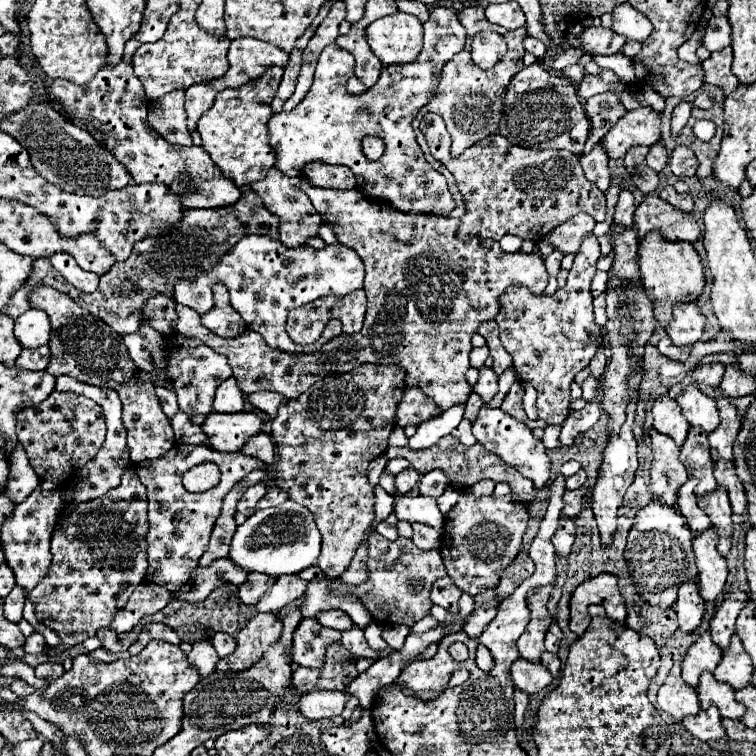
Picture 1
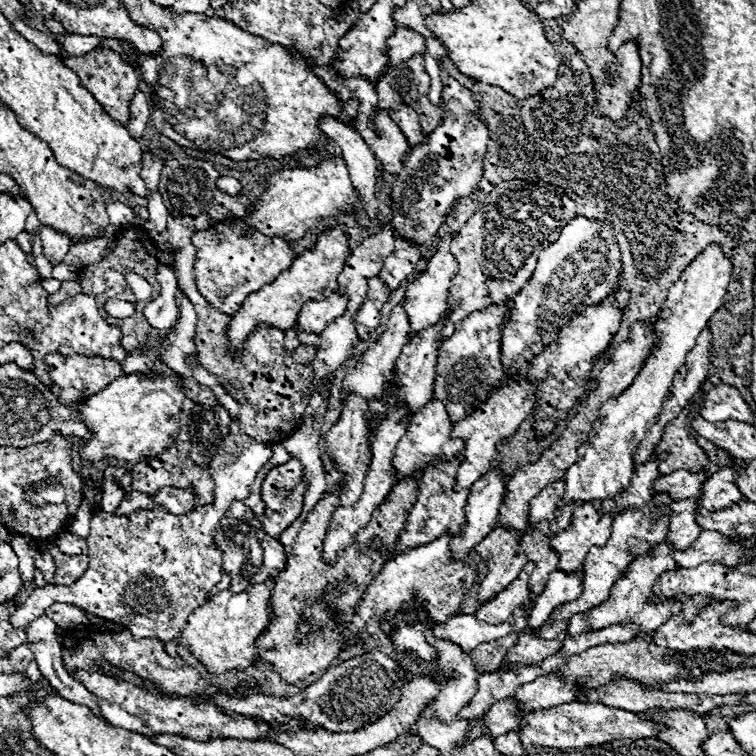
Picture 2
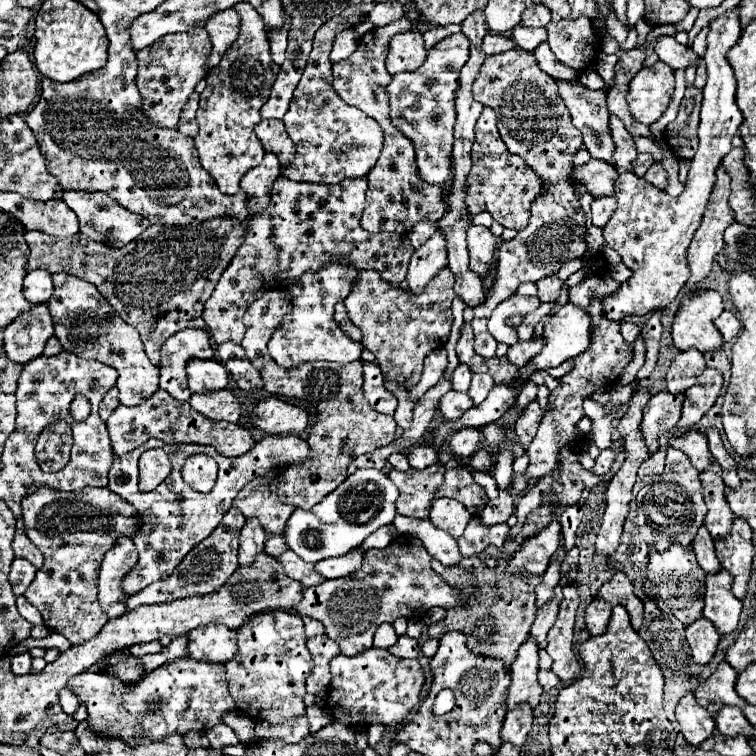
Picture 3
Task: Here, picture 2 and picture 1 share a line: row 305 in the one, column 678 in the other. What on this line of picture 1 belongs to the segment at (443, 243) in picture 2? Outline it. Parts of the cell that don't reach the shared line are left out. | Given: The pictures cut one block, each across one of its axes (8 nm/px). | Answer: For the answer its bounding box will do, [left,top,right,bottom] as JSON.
[652,396,690,446]

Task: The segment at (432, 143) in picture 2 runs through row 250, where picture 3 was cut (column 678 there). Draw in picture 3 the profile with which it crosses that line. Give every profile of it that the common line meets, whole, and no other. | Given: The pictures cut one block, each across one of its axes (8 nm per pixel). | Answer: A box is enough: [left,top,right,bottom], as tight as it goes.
[678,368,722,428]

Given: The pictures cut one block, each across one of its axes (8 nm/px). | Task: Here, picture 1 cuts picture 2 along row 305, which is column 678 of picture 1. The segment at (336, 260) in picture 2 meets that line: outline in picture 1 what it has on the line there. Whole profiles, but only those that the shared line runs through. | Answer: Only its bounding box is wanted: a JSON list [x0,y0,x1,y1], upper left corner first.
[640,232,704,328]

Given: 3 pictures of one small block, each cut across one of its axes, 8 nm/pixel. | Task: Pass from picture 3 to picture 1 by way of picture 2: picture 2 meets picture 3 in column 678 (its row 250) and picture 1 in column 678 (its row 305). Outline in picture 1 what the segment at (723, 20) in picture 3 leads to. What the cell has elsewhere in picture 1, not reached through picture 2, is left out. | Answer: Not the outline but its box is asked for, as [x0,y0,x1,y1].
[634,194,700,244]

